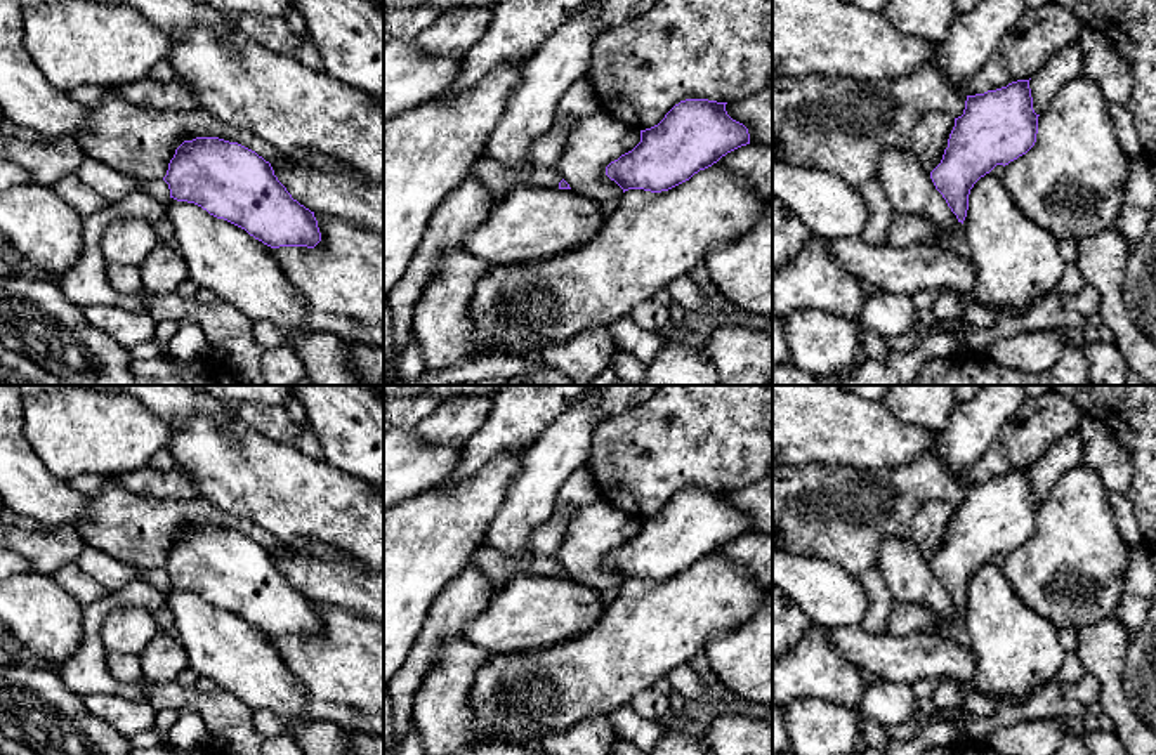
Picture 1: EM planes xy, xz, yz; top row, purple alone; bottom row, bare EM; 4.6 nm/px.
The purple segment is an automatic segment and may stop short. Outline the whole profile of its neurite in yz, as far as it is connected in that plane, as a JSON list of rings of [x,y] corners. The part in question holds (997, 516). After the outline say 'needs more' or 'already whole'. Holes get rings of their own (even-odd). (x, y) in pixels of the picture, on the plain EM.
[[[1029,469],[967,484],[963,503],[955,507],[941,552],[930,561],[958,611],[969,599],[974,573],[996,554],[1008,554],[1036,531],[1038,505]]]; already whole

